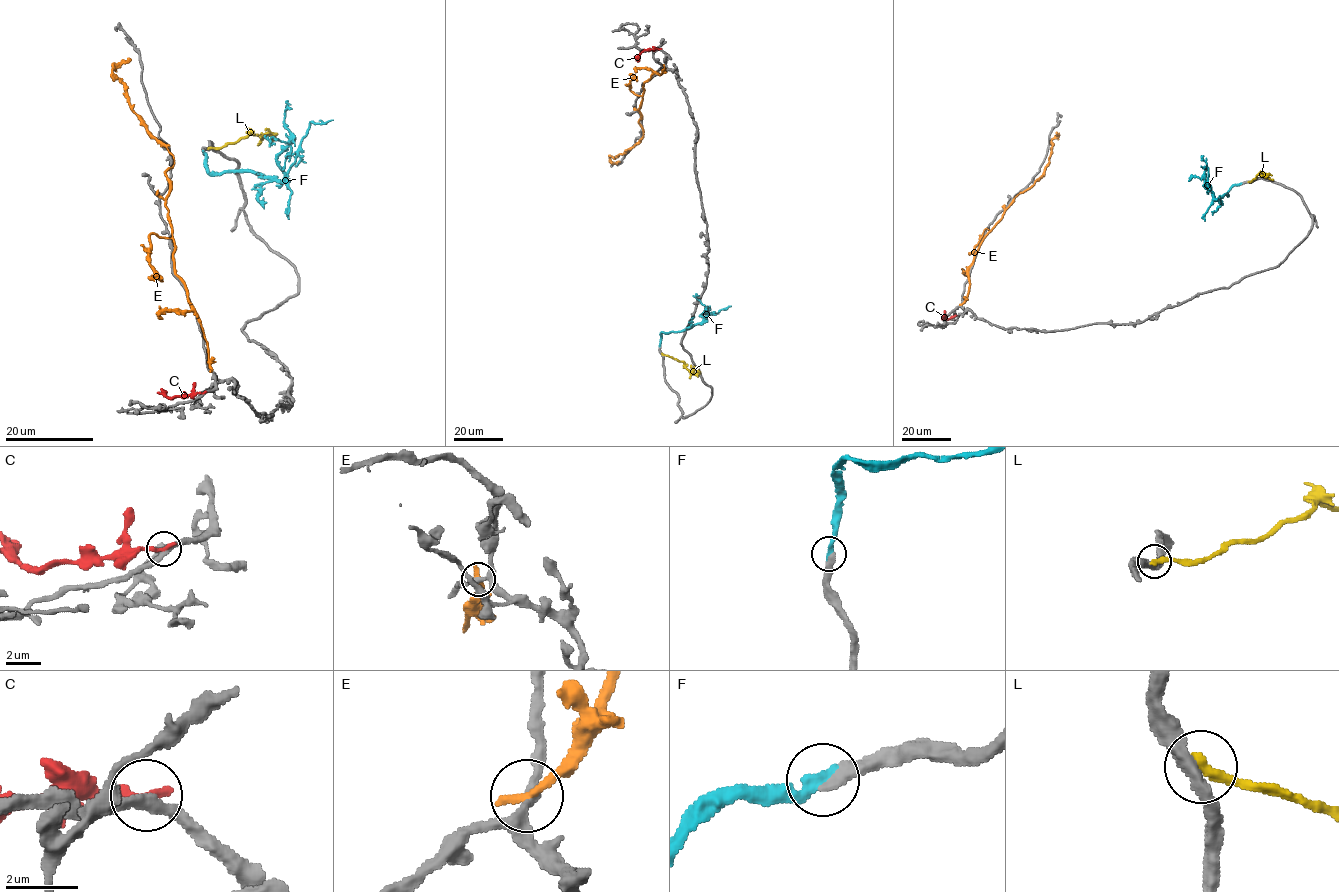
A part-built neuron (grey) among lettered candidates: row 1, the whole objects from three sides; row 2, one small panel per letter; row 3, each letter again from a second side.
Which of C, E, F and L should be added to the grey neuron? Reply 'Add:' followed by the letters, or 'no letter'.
Add: F

